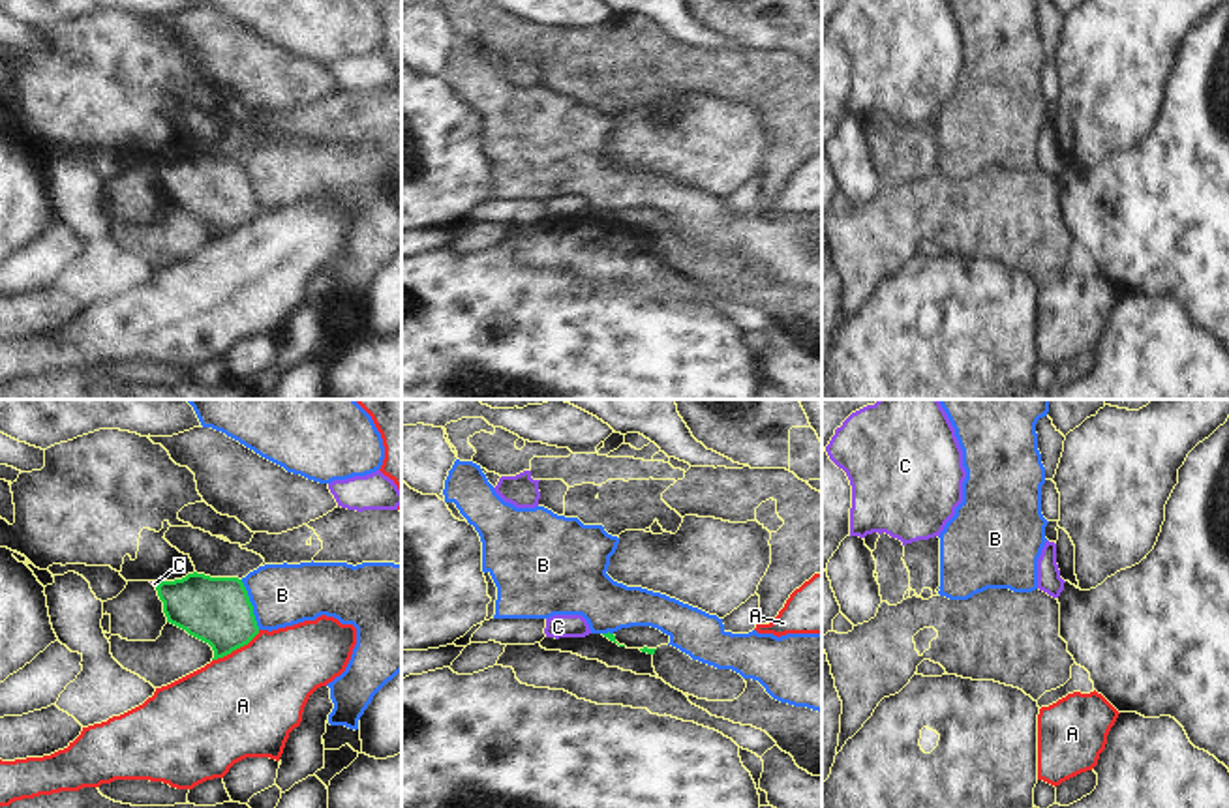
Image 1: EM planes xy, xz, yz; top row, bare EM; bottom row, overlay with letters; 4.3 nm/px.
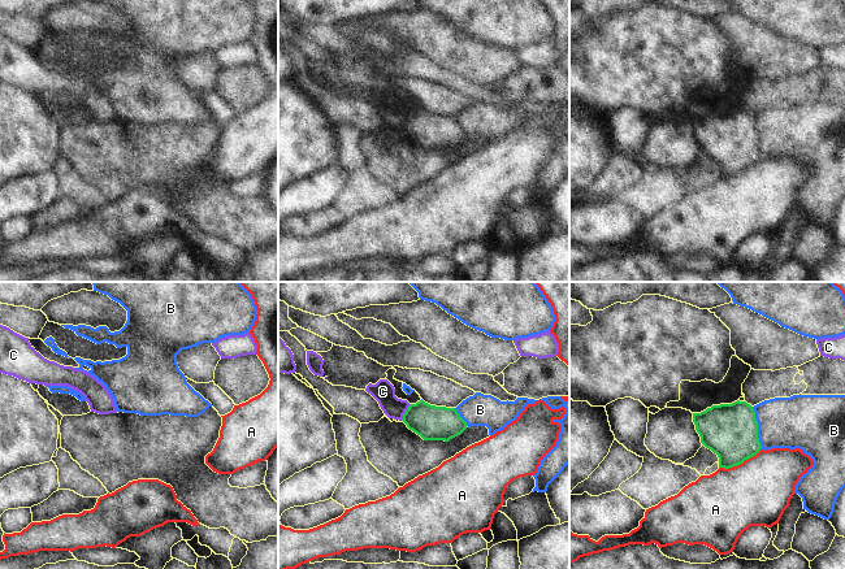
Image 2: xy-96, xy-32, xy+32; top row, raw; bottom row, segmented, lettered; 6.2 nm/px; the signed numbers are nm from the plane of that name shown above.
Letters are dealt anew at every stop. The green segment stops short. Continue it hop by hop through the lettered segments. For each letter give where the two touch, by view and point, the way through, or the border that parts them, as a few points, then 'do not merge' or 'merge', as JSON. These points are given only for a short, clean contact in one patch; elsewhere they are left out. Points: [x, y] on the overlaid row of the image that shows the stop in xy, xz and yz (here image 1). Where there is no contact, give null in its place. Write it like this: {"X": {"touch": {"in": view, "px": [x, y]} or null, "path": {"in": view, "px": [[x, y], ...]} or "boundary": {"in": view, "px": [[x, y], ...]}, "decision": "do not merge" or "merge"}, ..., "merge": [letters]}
{"A": {"touch": {"in": "xy", "px": [235, 649]}, "boundary": {"in": "xy", "px": [[259, 630], [246, 643], [212, 660]]}, "decision": "do not merge"}, "B": {"touch": {"in": "xy", "px": [250, 604]}, "decision": "do not merge"}, "C": {"touch": {"in": "xy", "px": [158, 585]}, "boundary": {"in": "xy", "px": [[160, 582], [156, 587]]}, "decision": "do not merge"}, "merge": []}

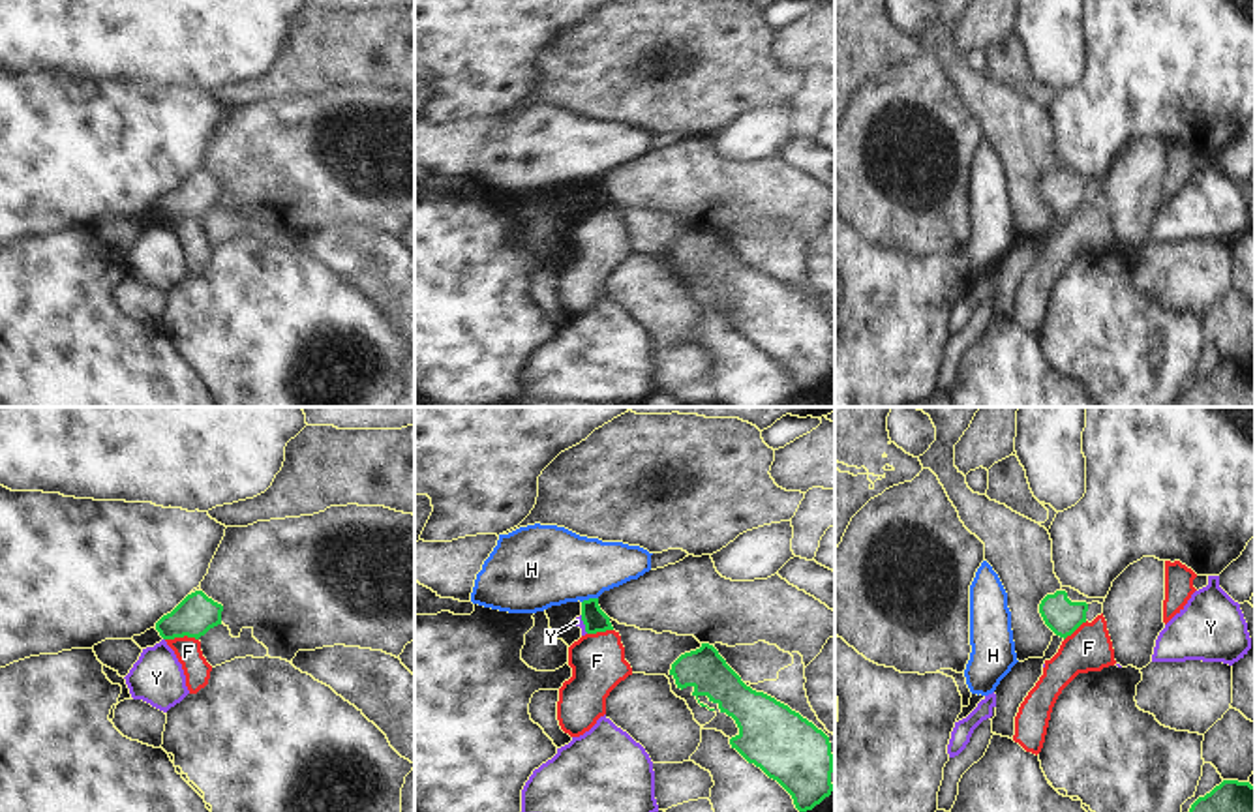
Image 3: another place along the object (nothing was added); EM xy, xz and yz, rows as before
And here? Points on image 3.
{"F": {"touch": {"in": "xy", "px": [181, 636]}, "boundary": {"in": "xy", "px": [[197, 638], [166, 640]]}, "decision": "do not merge"}, "H": {"touch": {"in": "xz", "px": [589, 599]}, "boundary": {"in": "xz", "px": [[597, 597], [582, 602]]}, "decision": "do not merge"}, "Y": {"touch": {"in": "xz", "px": [584, 623]}, "boundary": {"in": "xz", "px": [[580, 616], [588, 632]]}, "decision": "do not merge"}, "merge": []}

